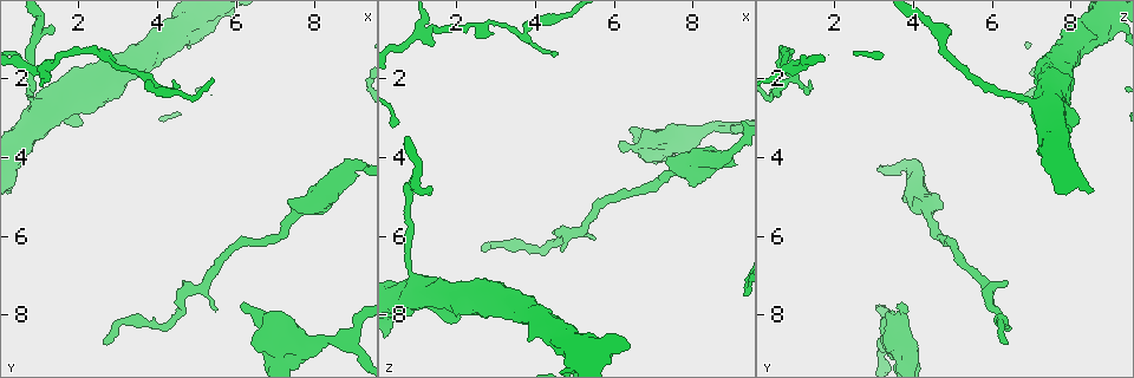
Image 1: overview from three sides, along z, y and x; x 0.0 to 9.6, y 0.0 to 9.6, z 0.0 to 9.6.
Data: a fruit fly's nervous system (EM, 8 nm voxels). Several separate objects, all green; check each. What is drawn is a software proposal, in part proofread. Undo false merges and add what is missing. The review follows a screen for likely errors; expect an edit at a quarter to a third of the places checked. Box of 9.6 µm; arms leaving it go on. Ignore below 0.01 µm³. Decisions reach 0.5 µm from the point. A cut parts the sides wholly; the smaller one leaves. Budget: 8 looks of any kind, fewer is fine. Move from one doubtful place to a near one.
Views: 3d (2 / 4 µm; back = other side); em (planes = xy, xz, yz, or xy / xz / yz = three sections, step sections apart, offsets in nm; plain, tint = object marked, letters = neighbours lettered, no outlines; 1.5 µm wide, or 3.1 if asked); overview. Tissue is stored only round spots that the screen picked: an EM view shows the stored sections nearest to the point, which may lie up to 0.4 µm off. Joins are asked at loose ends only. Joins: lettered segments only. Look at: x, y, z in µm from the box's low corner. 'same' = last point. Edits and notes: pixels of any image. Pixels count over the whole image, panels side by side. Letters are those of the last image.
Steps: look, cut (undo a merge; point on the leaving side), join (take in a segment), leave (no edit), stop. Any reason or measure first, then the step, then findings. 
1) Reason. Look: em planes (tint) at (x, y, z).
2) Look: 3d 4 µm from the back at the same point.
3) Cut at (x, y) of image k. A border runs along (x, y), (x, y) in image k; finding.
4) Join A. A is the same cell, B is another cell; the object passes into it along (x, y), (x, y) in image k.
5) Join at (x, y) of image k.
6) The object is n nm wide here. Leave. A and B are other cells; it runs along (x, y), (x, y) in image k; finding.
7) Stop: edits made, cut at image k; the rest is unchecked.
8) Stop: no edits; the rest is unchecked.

Branch point. Look: 3d 4 µm at (8.50, 8.60, 3.20).

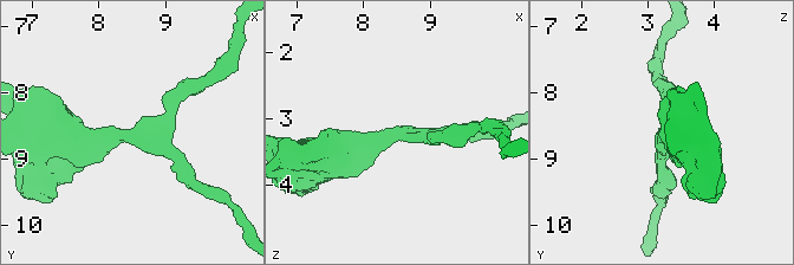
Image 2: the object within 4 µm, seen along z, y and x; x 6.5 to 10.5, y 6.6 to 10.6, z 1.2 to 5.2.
3 arms meet here; the arms are 190, 200, 440 nm wide. Look: em xz step 4 (plain) at (8.50, 8.60, 3.20).

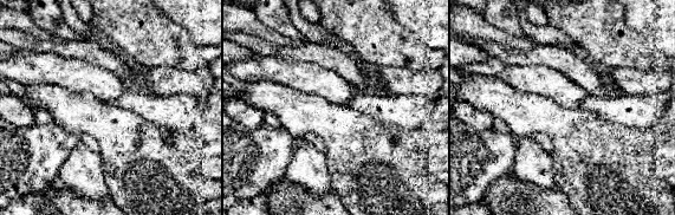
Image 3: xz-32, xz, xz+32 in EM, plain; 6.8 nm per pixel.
Look: em xz step 4 (letters) at the same point.

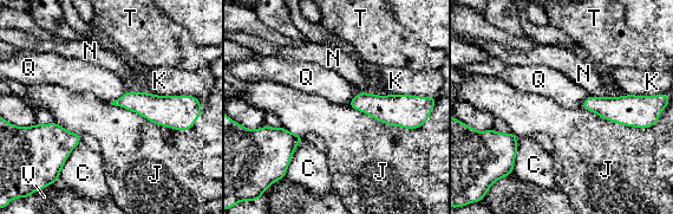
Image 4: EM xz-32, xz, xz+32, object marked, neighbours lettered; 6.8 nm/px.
The longest contact is with J, 550 nm. Leave. C, J, K, N, Q, T and V are other cells; all the same neuron.

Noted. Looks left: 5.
Free end. Look: 3d 4 µm at (6.05, 7.85, 3.65).

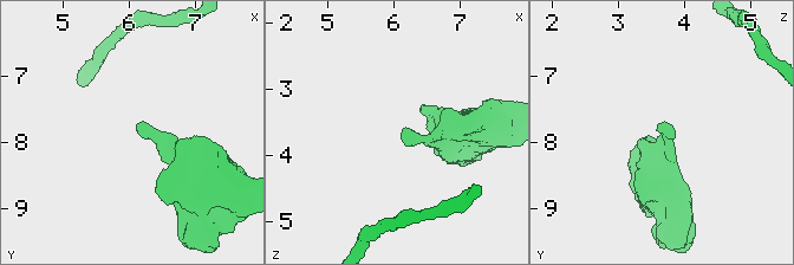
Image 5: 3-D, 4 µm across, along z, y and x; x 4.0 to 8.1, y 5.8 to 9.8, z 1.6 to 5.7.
Look: em planes (letters) at (6.10, 7.80, 3.60).

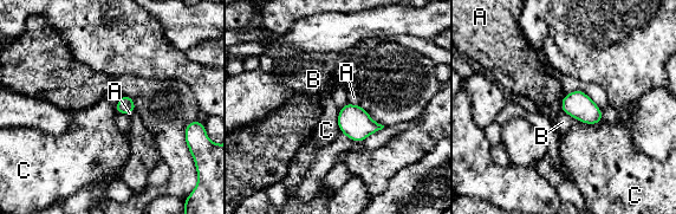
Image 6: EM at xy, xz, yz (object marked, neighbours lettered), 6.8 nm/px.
Leave. A, B and C are other cells; a border runs along (574, 118), (585, 123), (602, 121) in image 6; no lettered segment goes on from it.

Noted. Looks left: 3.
Branch stops here. Look: em planes (letters) at (2.70, 8.75, 6.35).

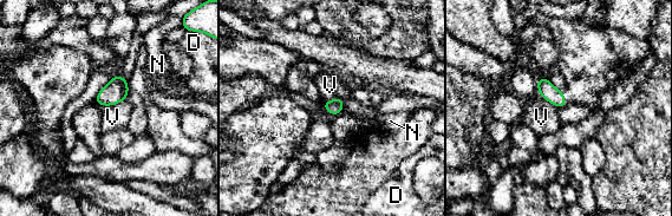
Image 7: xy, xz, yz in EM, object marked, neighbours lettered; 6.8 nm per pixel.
The object is 110 nm wide here. Leave. D, N and V are other cells; a border runs along (324, 100), (341, 98), (344, 111) in image 7; no lettered segment goes on from it.

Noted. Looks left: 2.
Stop: no edits; the rest is unchecked.

